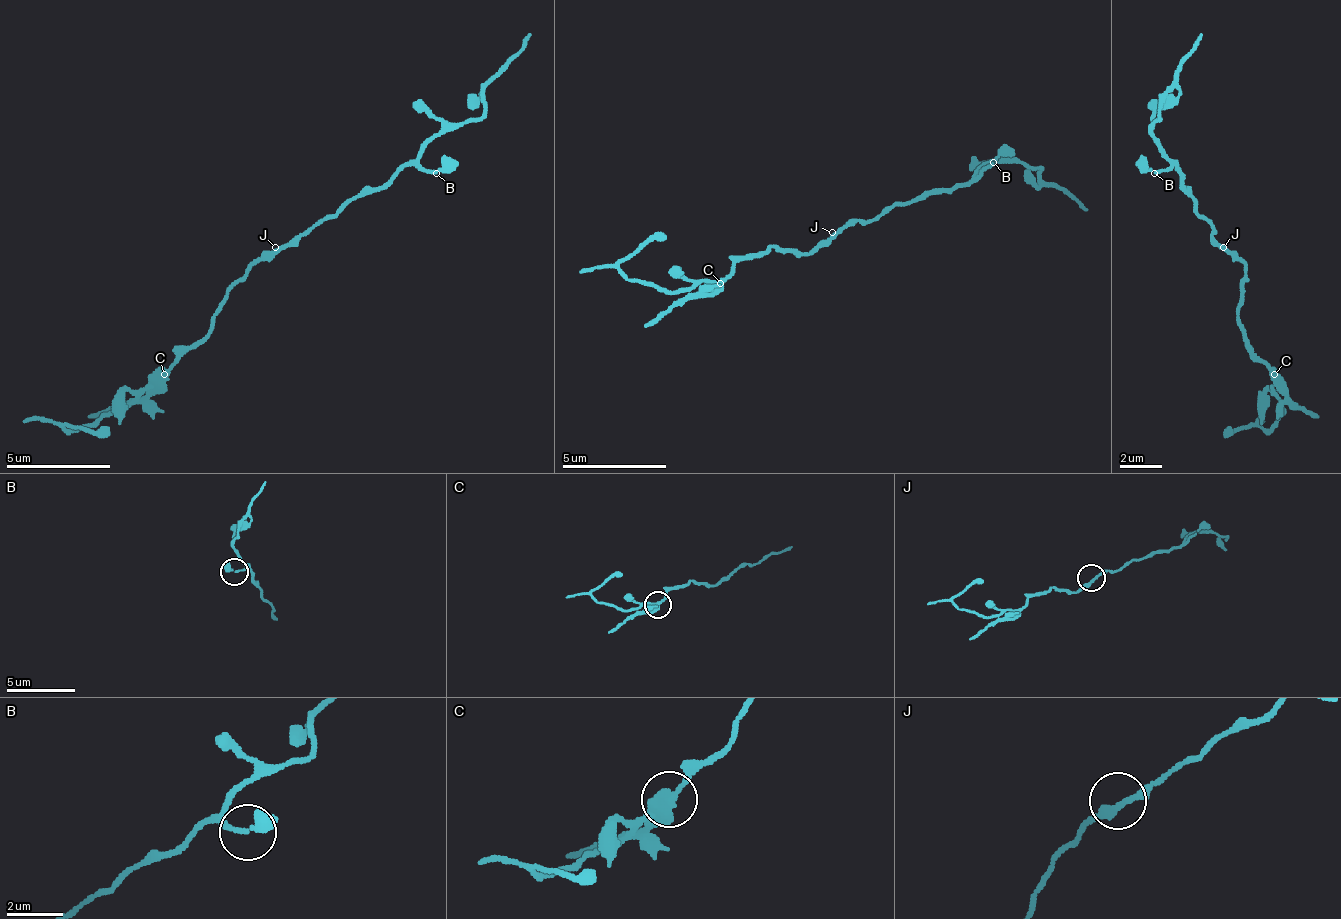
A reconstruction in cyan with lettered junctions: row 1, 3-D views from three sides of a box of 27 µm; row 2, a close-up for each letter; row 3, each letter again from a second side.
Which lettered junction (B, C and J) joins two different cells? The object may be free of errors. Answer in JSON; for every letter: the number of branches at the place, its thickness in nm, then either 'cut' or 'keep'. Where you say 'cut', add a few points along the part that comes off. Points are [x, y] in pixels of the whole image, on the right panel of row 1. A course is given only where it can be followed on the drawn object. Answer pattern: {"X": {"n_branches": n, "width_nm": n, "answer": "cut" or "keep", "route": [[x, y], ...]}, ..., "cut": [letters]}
{"B": {"n_branches": 2, "width_nm": 240, "answer": "keep"}, "C": {"n_branches": 2, "width_nm": 400, "answer": "cut", "route": [[1275, 373], [1291, 399], [1317, 415]]}, "J": {"n_branches": 2, "width_nm": 240, "answer": "keep"}, "cut": ["C"]}

